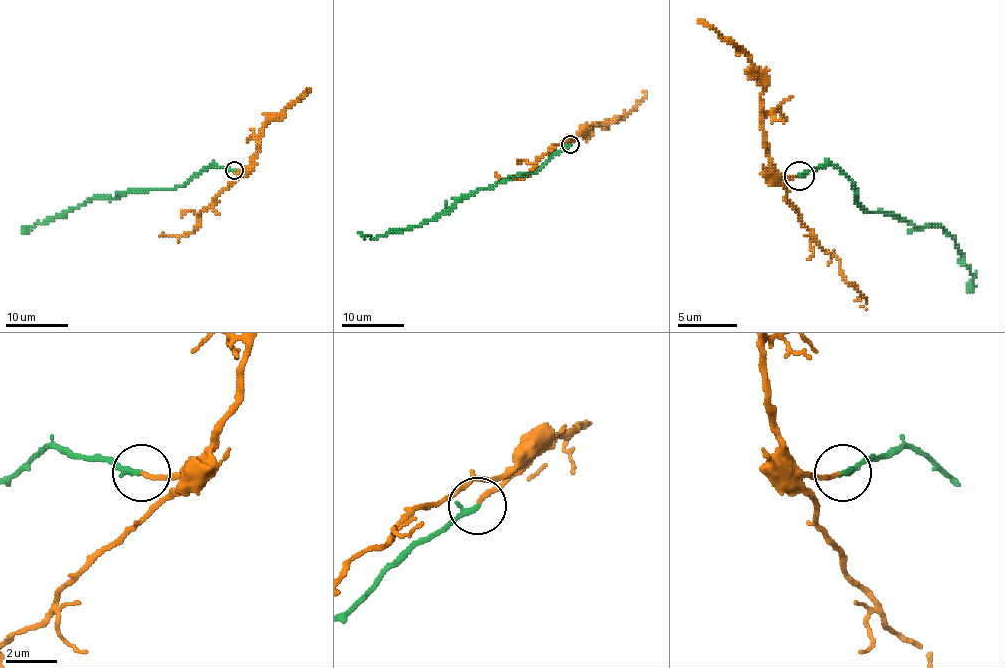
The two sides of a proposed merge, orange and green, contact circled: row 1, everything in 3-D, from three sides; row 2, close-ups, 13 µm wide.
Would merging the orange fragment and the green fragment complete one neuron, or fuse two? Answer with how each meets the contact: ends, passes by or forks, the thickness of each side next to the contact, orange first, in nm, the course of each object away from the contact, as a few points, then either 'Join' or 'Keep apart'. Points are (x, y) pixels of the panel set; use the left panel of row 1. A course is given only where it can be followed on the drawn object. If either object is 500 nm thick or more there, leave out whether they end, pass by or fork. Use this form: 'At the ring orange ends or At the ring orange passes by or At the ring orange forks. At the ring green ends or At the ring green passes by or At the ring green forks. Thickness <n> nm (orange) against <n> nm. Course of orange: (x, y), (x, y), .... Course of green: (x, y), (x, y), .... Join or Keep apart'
At the ring orange ends. At the ring green ends. Thickness 180 nm (orange) against 240 nm. Course of orange: (234, 171), (243, 171), (251, 163), (257, 150), (261, 130), (308, 88). Course of green: (234, 171), (209, 165), (182, 185), (168, 190), (126, 191), (117, 197), (95, 197), (21, 232). Join

